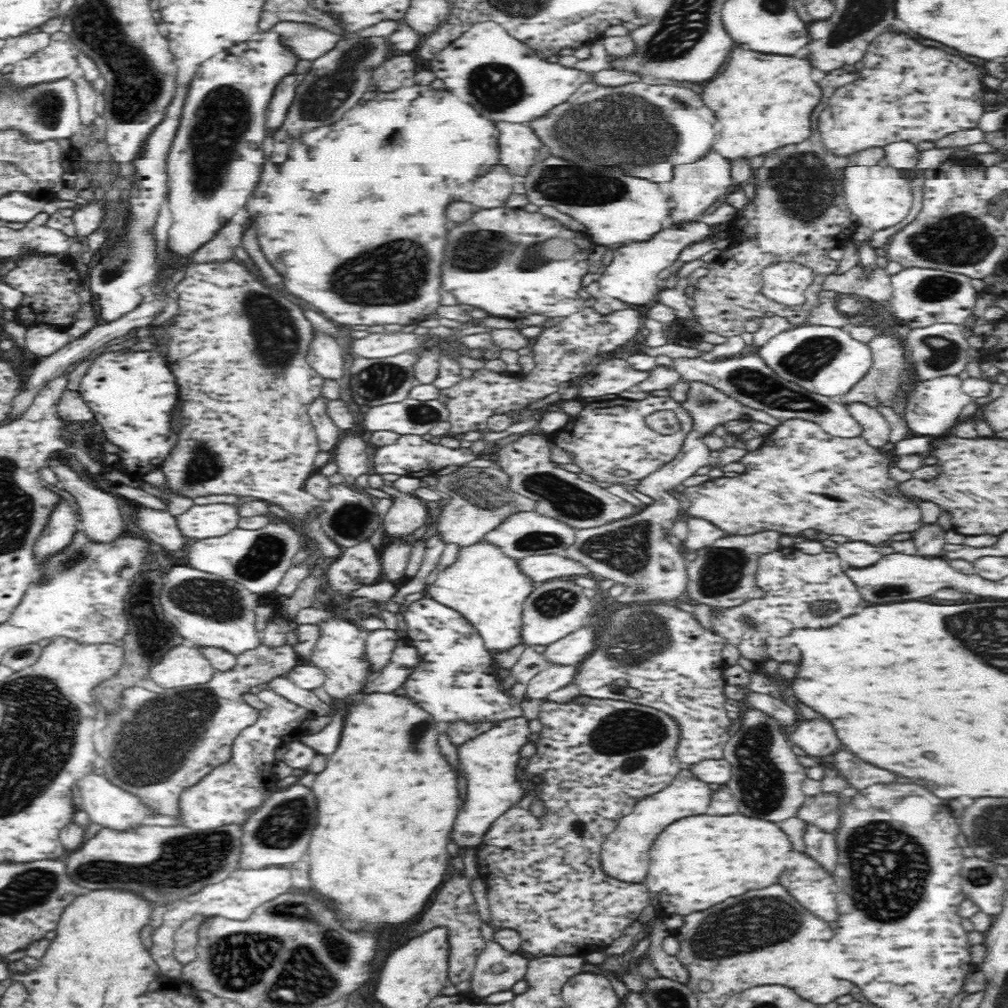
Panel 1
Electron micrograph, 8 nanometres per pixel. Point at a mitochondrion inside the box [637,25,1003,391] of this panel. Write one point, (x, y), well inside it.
(799, 185)

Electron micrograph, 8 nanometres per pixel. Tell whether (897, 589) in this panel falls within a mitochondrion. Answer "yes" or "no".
yes

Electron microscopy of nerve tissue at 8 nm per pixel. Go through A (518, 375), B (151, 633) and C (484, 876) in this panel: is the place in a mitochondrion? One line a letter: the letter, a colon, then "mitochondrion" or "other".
A: other
B: mitochondrion
C: other

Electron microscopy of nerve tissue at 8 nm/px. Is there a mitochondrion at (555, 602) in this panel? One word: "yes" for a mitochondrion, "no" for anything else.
yes

